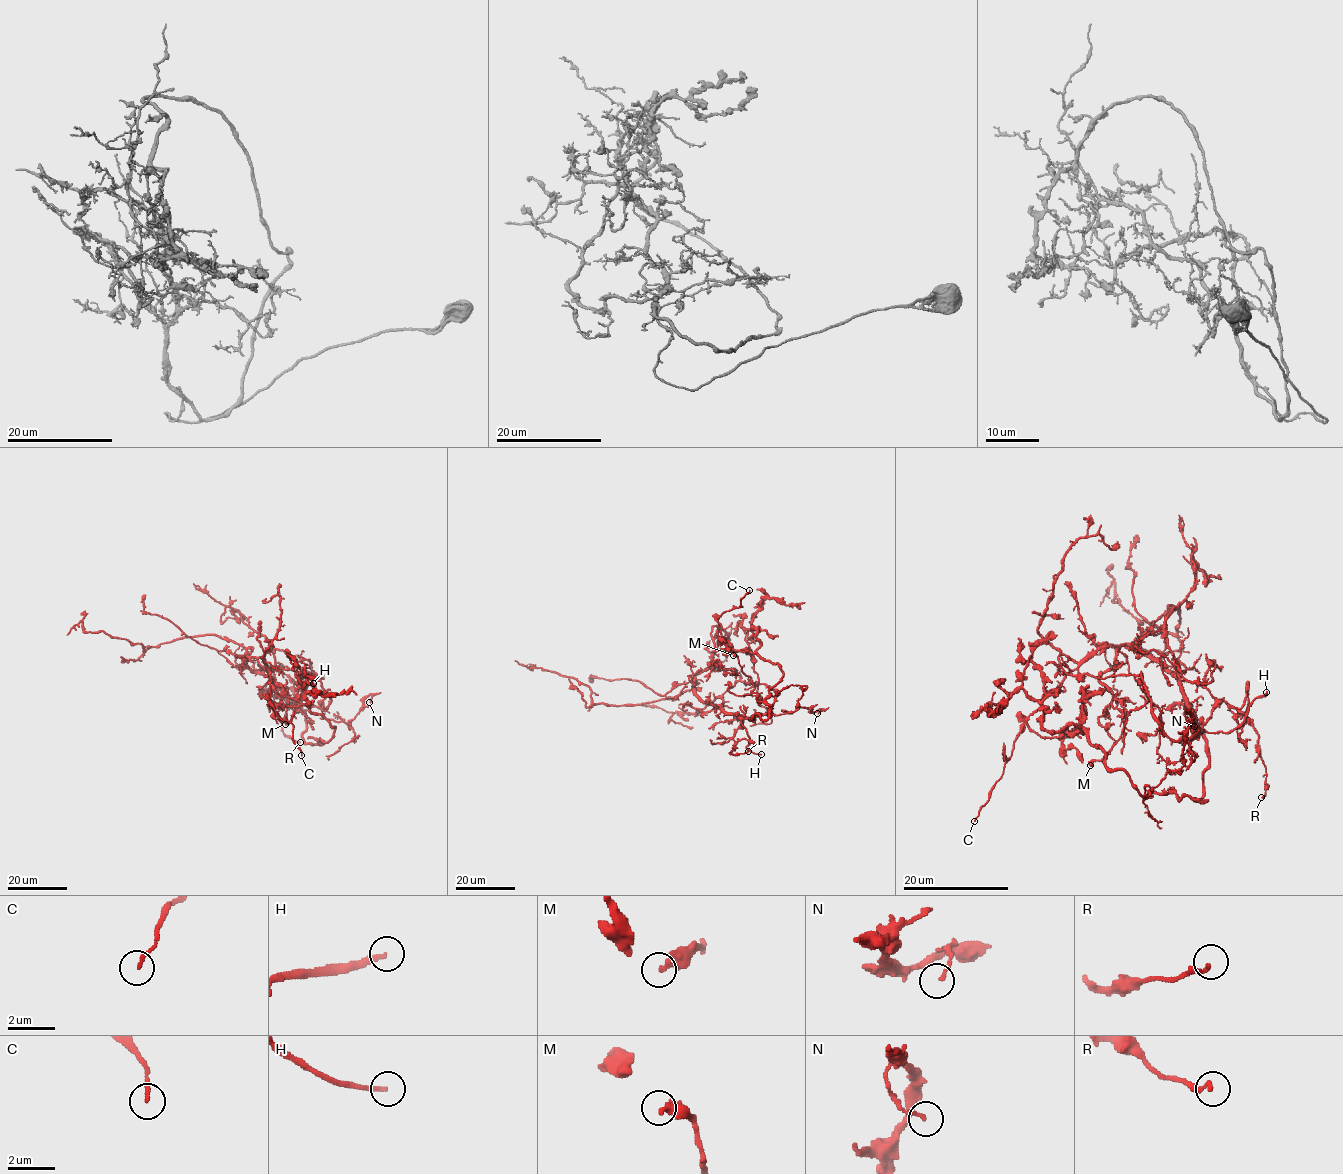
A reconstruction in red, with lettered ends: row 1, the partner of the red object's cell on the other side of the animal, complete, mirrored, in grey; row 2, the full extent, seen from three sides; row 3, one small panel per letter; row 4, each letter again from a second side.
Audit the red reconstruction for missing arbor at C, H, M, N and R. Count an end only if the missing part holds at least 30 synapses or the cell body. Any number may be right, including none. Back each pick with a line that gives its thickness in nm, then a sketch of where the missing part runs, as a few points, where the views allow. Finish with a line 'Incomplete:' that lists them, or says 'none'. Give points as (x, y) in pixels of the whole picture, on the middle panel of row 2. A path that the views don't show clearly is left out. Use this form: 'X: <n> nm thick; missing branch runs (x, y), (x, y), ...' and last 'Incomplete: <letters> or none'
H: 200 nm thick; missing branch runs (761, 754), (775, 755), (805, 744), (839, 726), (857, 712)
Incomplete: H

